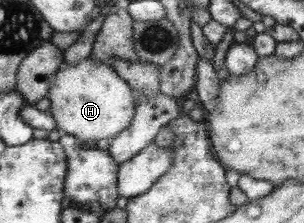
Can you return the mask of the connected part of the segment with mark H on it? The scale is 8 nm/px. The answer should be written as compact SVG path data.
M91 56L64 65L52 79L51 85L47 95L50 112L61 134L77 136L81 141L111 140L129 129L133 117L136 117L137 101L132 87L109 63L99 62Z

